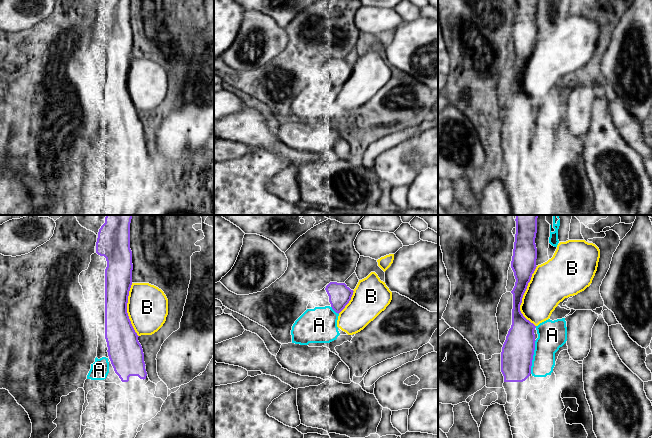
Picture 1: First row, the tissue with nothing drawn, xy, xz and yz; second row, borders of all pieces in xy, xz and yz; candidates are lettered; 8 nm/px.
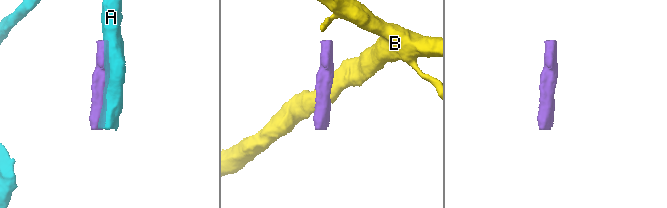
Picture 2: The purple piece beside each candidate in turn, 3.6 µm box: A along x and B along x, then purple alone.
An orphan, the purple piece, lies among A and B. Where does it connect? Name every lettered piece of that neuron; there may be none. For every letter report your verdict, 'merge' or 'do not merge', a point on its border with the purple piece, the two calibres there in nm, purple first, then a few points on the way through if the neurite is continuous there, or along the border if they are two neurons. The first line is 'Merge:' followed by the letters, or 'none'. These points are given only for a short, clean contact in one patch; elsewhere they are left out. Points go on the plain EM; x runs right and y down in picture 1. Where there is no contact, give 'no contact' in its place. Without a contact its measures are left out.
Merge: A
A: merge; meets purple in yz at (532, 133); 260 nm thick on the purple side, 240 nm on the other
B: do not merge; meets purple in yz at (522, 73); 190 nm thick on the purple side, 320 nm on the other

